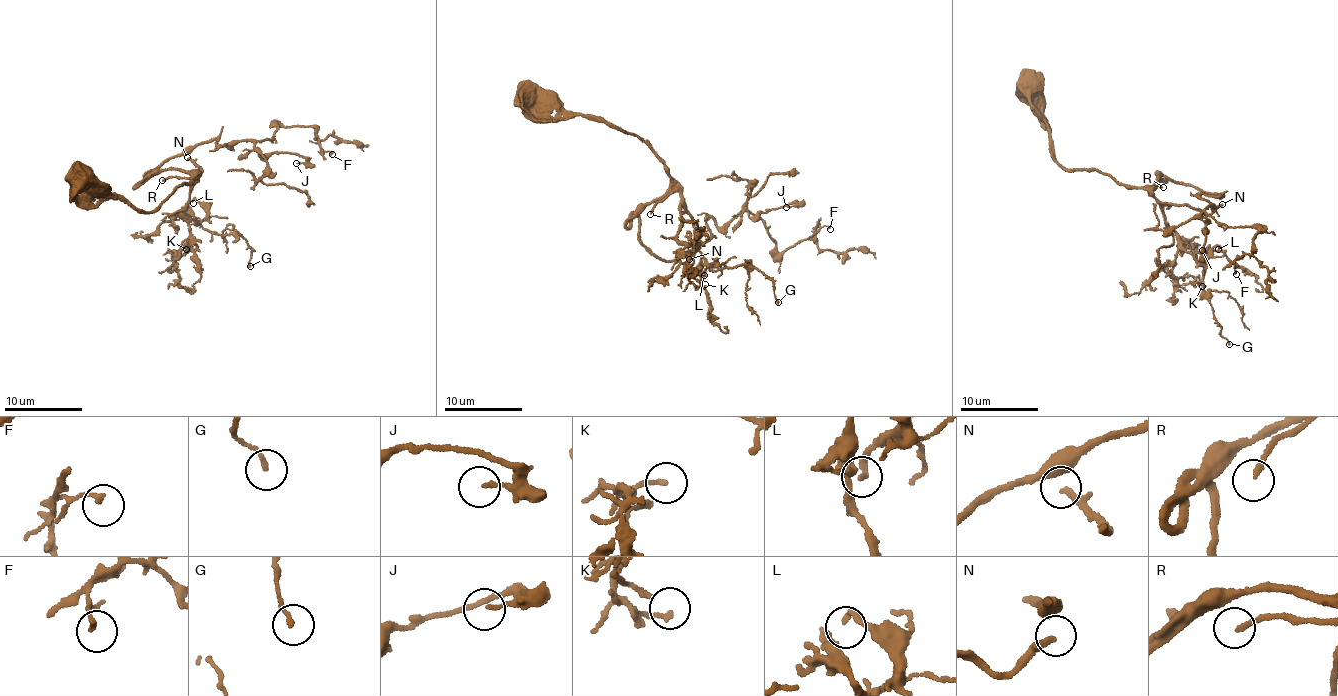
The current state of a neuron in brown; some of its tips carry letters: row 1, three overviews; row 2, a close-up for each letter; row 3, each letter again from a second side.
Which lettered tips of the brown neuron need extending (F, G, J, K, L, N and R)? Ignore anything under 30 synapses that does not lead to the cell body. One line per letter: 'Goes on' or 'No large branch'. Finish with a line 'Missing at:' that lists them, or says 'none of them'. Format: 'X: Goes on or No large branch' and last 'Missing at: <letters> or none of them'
F: No large branch
G: No large branch
J: No large branch
K: No large branch
L: No large branch
N: Goes on
R: Goes on
Missing at: N, R

